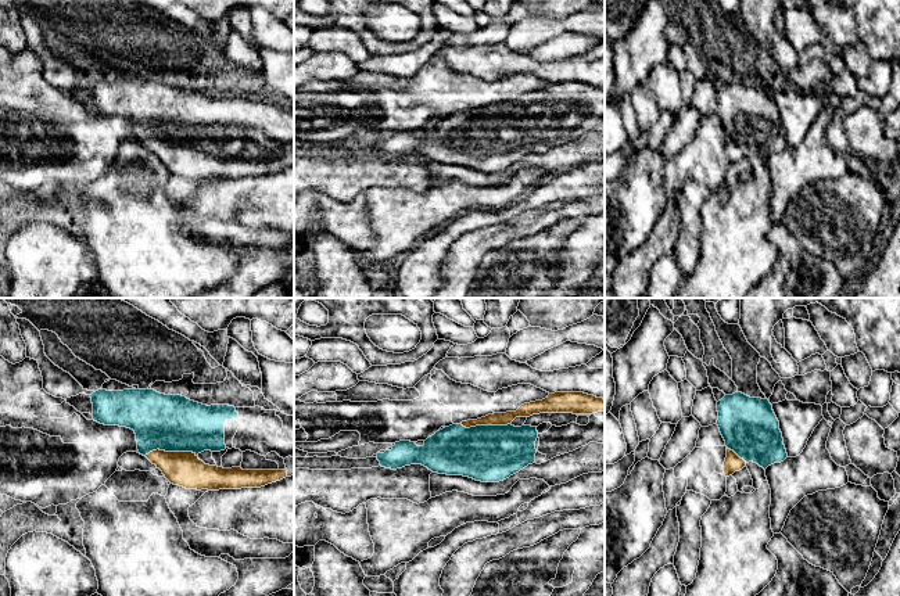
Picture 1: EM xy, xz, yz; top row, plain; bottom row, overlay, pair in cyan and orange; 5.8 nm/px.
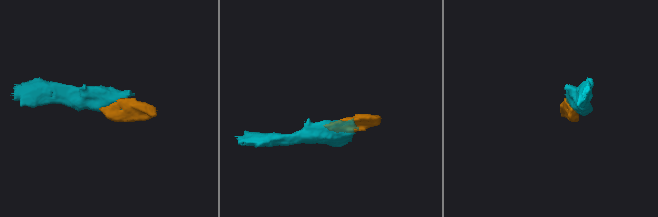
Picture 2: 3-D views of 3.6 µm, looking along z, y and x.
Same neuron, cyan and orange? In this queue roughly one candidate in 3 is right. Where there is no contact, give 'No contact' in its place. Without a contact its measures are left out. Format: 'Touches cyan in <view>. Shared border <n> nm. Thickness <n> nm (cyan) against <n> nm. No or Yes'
Touches cyan in xy. Shared border 320 nm. Thickness 340 nm (cyan) against 200 nm. Yes

